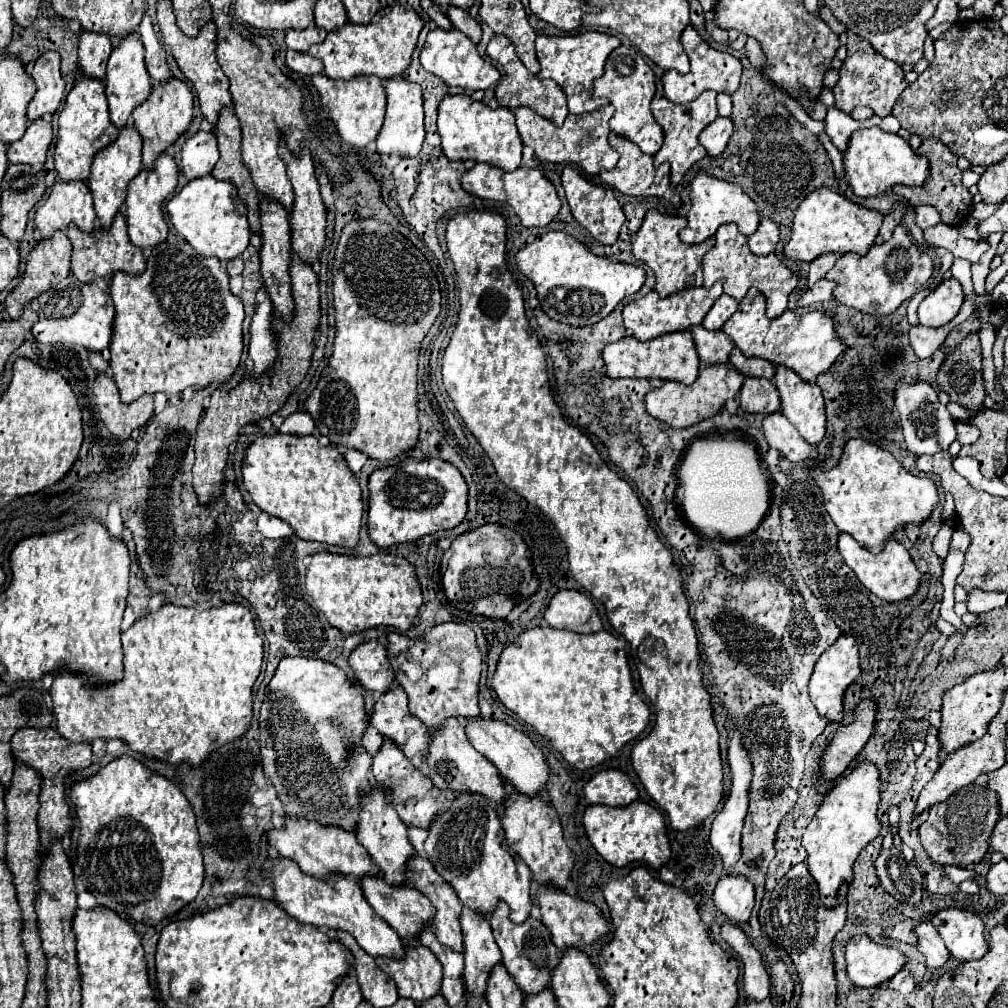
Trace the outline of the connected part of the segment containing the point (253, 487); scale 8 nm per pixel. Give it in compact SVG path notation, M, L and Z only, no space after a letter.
M265 435L259 437L253 445L247 447L247 455L243 459L243 483L253 497L253 503L273 515L289 523L297 537L307 541L321 541L327 545L339 547L355 547L361 531L363 517L363 499L357 477L347 467L345 457L333 447L321 447L313 435L297 437L297 435Z

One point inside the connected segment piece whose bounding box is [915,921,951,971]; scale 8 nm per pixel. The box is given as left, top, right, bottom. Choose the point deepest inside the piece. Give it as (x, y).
(929, 944)

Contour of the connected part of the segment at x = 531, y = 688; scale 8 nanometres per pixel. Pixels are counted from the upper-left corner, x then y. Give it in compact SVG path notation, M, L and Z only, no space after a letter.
M547 625L527 629L501 653L493 677L493 689L509 711L519 715L525 723L533 725L545 739L555 745L555 749L569 765L581 771L597 767L603 761L615 757L625 743L635 741L645 731L651 717L649 707L633 687L633 677L625 653L625 639L619 639L607 631L599 631L597 635L577 635Z

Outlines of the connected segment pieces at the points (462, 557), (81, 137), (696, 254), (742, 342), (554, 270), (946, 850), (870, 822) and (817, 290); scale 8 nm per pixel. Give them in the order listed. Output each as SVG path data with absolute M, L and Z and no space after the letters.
M491 523L463 533L451 543L441 561L441 581L453 607L487 619L505 619L519 601L535 595L541 583L523 539L513 529Z
M81 73L81 79L75 81L75 87L67 95L65 107L59 115L59 135L55 145L55 171L61 177L61 181L89 181L91 175L91 163L93 157L105 149L109 143L113 143L119 137L119 131L109 123L109 111L107 111L107 99L103 81L95 81Z
M651 209L647 211L641 229L631 237L631 245L633 245L633 255L643 261L645 265L649 265L655 273L657 285L655 291L661 297L669 297L673 293L679 293L683 289L689 287L701 287L703 285L703 269L701 269L701 261L703 255L713 247L715 239L707 239L699 245L685 245L679 239L679 231L687 225L685 217L669 217L669 215L661 215L659 211Z
M749 289L745 299L739 303L739 311L735 311L735 315L725 323L723 331L743 355L761 357L773 365L785 365L805 381L831 369L831 365L845 353L845 345L837 339L833 321L827 315L819 311L799 315L787 309L781 317L767 319L765 297L757 289Z
M565 231L539 235L517 253L517 265L535 283L543 311L551 319L575 327L595 325L607 317L621 299L637 293L645 283L643 267L597 257Z
M977 783L967 789L959 789L945 803L937 803L929 809L929 817L919 827L921 843L927 849L929 857L939 865L957 865L971 867L983 861L989 851L989 837L999 821L999 799L997 793L989 787Z
M871 763L857 765L849 771L835 787L825 795L821 807L805 829L803 847L807 851L807 869L813 875L819 897L825 907L837 905L839 887L851 885L853 881L853 863L859 857L861 849L865 849L881 829L877 819L877 803L881 799L881 779L879 769Z
M821 279L815 283L813 289L809 289L799 301L797 301L797 307L803 309L803 307L809 307L813 303L823 303L827 299L831 299L831 293L835 289L835 283L829 281L829 279Z

